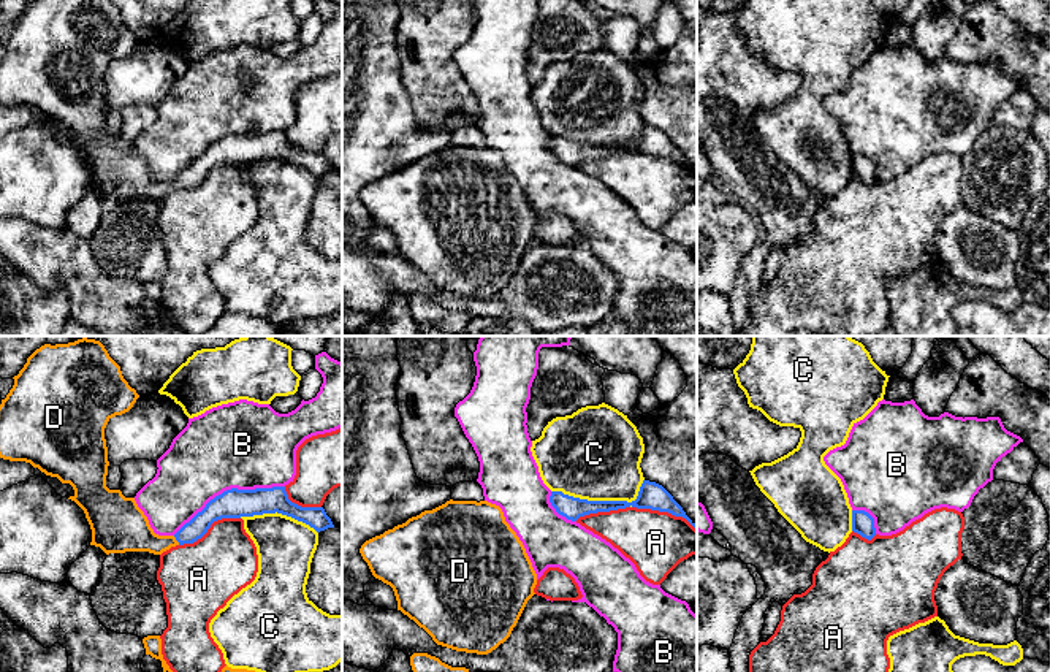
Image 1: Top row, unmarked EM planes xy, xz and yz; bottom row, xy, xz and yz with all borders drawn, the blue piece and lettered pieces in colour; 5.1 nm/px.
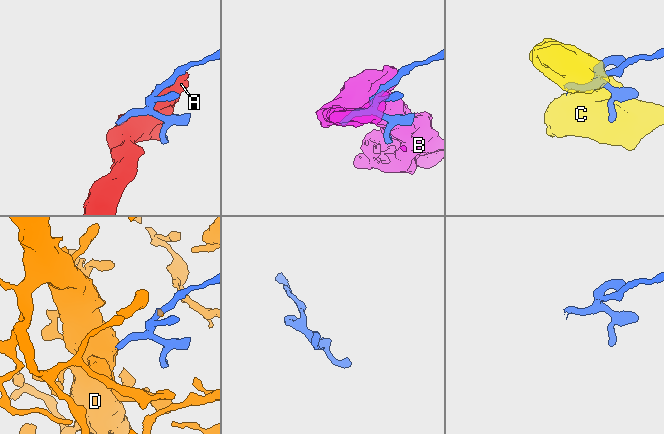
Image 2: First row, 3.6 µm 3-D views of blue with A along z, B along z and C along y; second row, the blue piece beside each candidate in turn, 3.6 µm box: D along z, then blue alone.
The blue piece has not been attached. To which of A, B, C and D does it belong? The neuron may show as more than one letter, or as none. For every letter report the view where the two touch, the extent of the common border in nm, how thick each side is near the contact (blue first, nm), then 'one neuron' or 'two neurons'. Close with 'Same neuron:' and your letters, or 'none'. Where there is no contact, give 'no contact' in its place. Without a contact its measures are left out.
A: contact in xy; length 340 nm; calibres 150 and 360 nm; two neurons
B: contact in xy; length 600 nm; calibres 150 and 440 nm; two neurons
C: contact in xz; length 480 nm; calibres 130 and 460 nm; two neurons
D: contact in xy; length 60 nm; calibres 100 and 220 nm; one neuron
Same neuron: D

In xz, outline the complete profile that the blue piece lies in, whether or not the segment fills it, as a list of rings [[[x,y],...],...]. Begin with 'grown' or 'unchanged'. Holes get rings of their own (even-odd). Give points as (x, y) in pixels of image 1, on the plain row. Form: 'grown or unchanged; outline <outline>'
unchanged; outline [[[643,125],[638,141],[635,146],[588,146],[564,139],[562,136],[551,136],[550,141],[551,151],[556,157],[567,165],[576,166],[580,162],[597,158],[597,157],[610,157],[626,152],[637,154],[651,154],[659,157],[668,157],[675,162],[686,163],[695,174],[697,168],[694,168],[683,152],[673,144],[673,141],[659,128]]]

